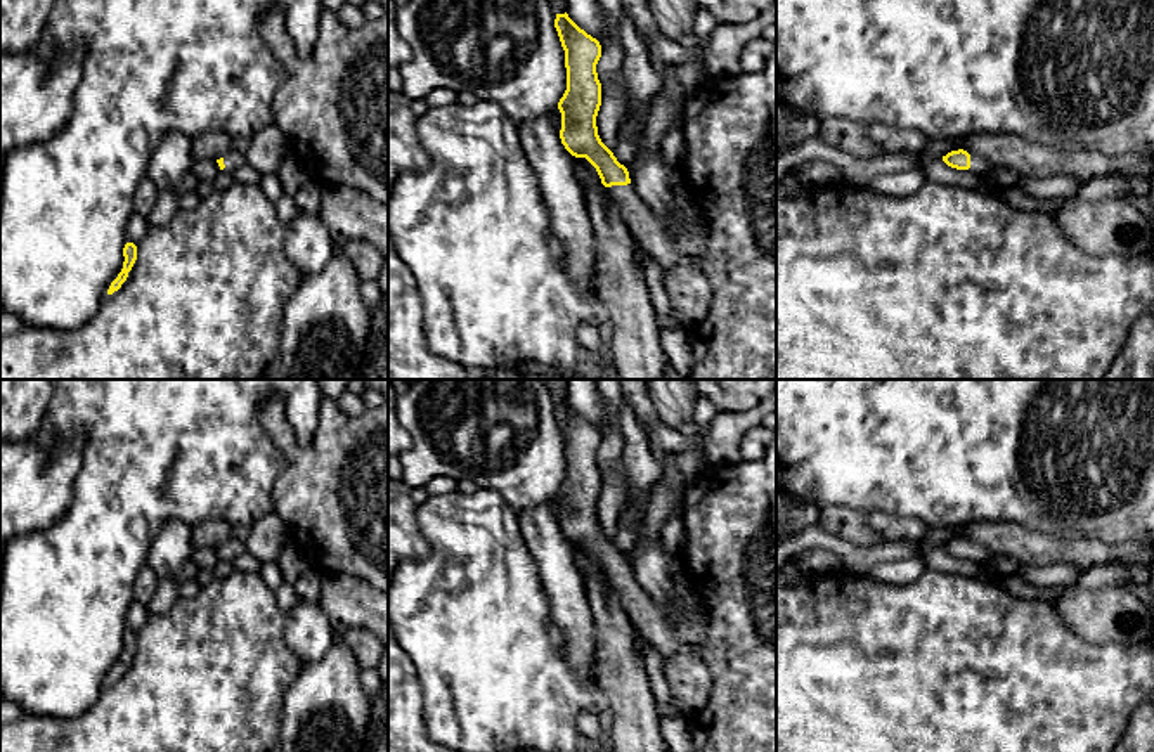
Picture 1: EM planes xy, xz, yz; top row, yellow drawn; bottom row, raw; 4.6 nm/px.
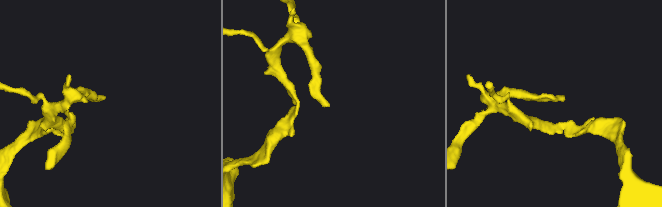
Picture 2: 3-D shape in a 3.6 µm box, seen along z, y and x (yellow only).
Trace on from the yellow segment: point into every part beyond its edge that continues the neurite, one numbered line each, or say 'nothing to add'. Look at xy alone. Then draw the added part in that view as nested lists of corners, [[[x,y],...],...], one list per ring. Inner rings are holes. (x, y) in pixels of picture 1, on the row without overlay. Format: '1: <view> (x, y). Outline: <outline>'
1: xy (234, 546). Outline: [[[232,537],[227,544],[224,544],[224,560],[234,561],[244,551],[244,542]]]

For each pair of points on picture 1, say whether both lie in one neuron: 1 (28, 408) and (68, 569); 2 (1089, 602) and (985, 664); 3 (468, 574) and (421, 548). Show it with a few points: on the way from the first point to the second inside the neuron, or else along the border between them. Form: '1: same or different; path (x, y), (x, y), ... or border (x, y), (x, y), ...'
1: different; border (52, 397), (35, 434)
2: different; border (1049, 602), (1075, 633), (1089, 641), (1095, 641)
3: different; border (414, 513), (430, 551), (423, 558), (406, 562)

